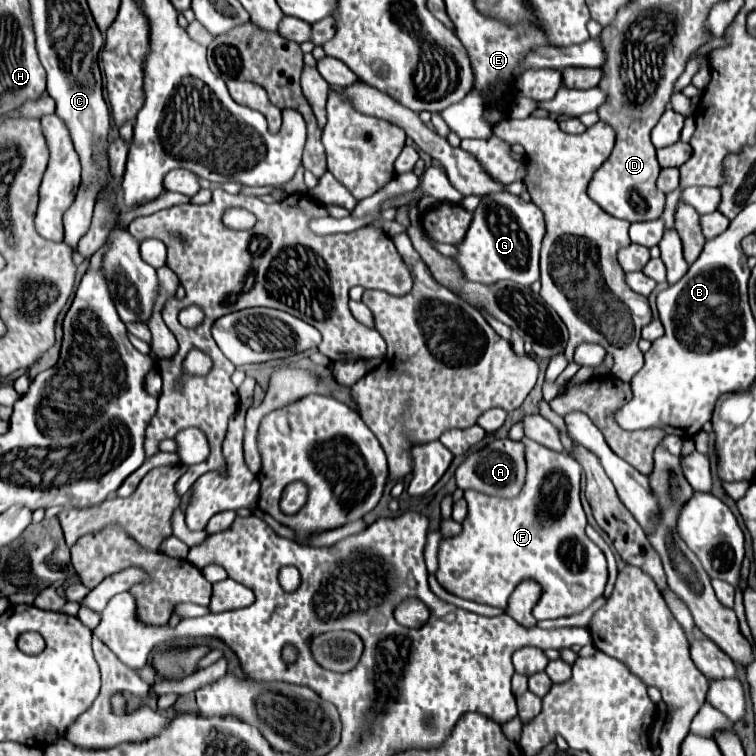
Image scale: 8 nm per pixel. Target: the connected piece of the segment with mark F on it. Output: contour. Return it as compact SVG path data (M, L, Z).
M522 438L526 444L526 462L528 476L520 492L520 498L506 500L488 496L476 490L466 490L464 498L468 502L468 516L462 522L462 534L456 538L446 538L438 552L438 572L436 580L444 590L466 600L480 604L496 606L506 610L508 598L522 580L536 580L542 586L542 598L534 606L536 620L574 616L586 610L596 598L604 594L608 580L606 558L602 550L586 536L586 514L580 504L580 478L582 466L566 452L554 452L546 446L540 446L528 438Z

